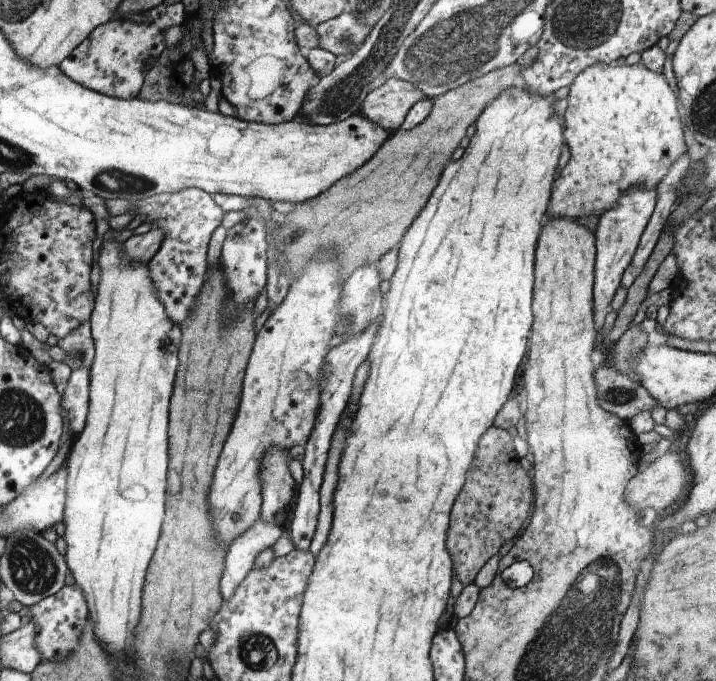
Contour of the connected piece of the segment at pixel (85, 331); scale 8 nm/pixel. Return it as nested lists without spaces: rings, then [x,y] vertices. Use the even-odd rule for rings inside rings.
[[[89,323],[81,325],[65,339],[57,341],[56,344],[66,354],[65,362],[72,371],[79,368],[91,368],[95,346]]]

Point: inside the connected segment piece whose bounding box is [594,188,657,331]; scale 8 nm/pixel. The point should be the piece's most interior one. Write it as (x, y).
(620, 230)

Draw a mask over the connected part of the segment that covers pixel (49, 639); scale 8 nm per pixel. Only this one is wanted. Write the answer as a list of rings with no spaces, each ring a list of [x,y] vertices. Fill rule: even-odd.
[[[64,585],[56,594],[43,598],[32,605],[28,612],[29,619],[37,624],[37,647],[42,653],[41,662],[59,662],[68,660],[68,657],[81,646],[81,634],[87,626],[88,601],[85,593],[78,586]]]

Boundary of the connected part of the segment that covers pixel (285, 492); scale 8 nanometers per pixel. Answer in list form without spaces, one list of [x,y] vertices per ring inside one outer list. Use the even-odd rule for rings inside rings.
[[[270,448],[262,458],[261,481],[264,485],[264,506],[261,507],[263,520],[275,522],[276,514],[284,514],[286,504],[294,496],[294,480],[288,470],[288,458],[284,452]]]

